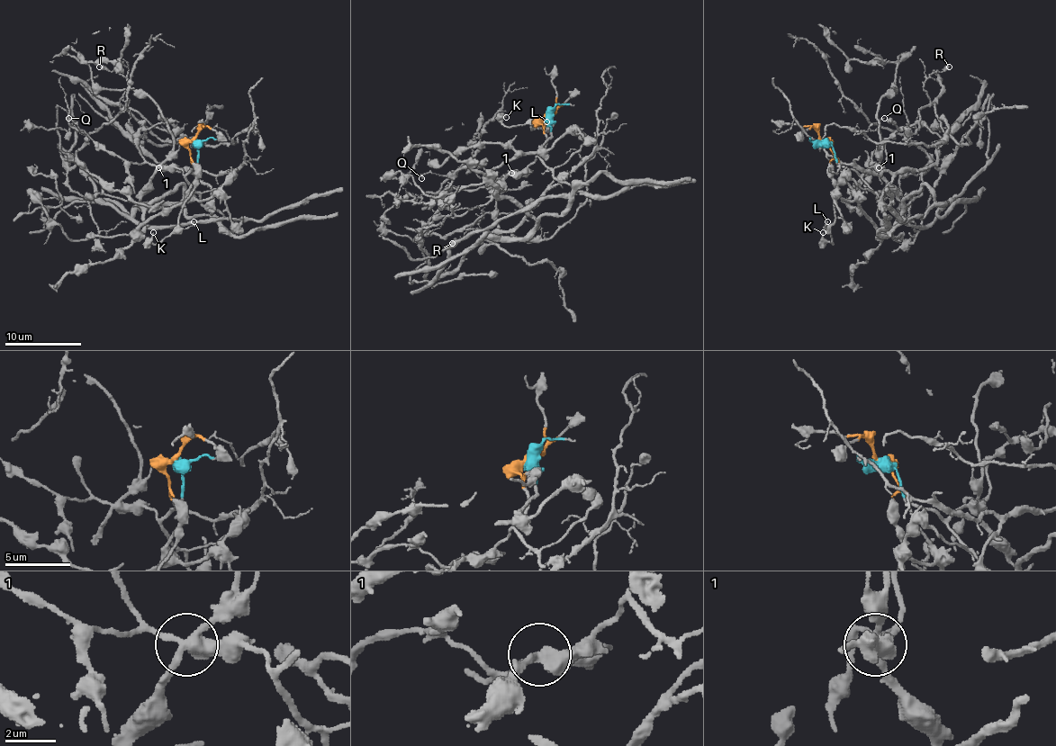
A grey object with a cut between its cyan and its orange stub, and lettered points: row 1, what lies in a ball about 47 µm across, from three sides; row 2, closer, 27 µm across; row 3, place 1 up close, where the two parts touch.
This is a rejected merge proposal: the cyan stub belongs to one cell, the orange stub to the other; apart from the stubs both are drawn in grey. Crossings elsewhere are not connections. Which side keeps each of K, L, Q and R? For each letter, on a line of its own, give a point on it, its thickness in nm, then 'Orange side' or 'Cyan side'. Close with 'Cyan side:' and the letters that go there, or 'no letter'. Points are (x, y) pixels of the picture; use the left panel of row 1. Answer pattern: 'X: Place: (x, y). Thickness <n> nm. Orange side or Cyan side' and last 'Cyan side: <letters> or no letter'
K: Place: (153, 232). Thickness 130 nm. Orange side
L: Place: (194, 221). Thickness 140 nm. Orange side
Q: Place: (68, 118). Thickness 160 nm. Orange side
R: Place: (99, 67). Thickness 380 nm. Orange side
Cyan side: no letter

